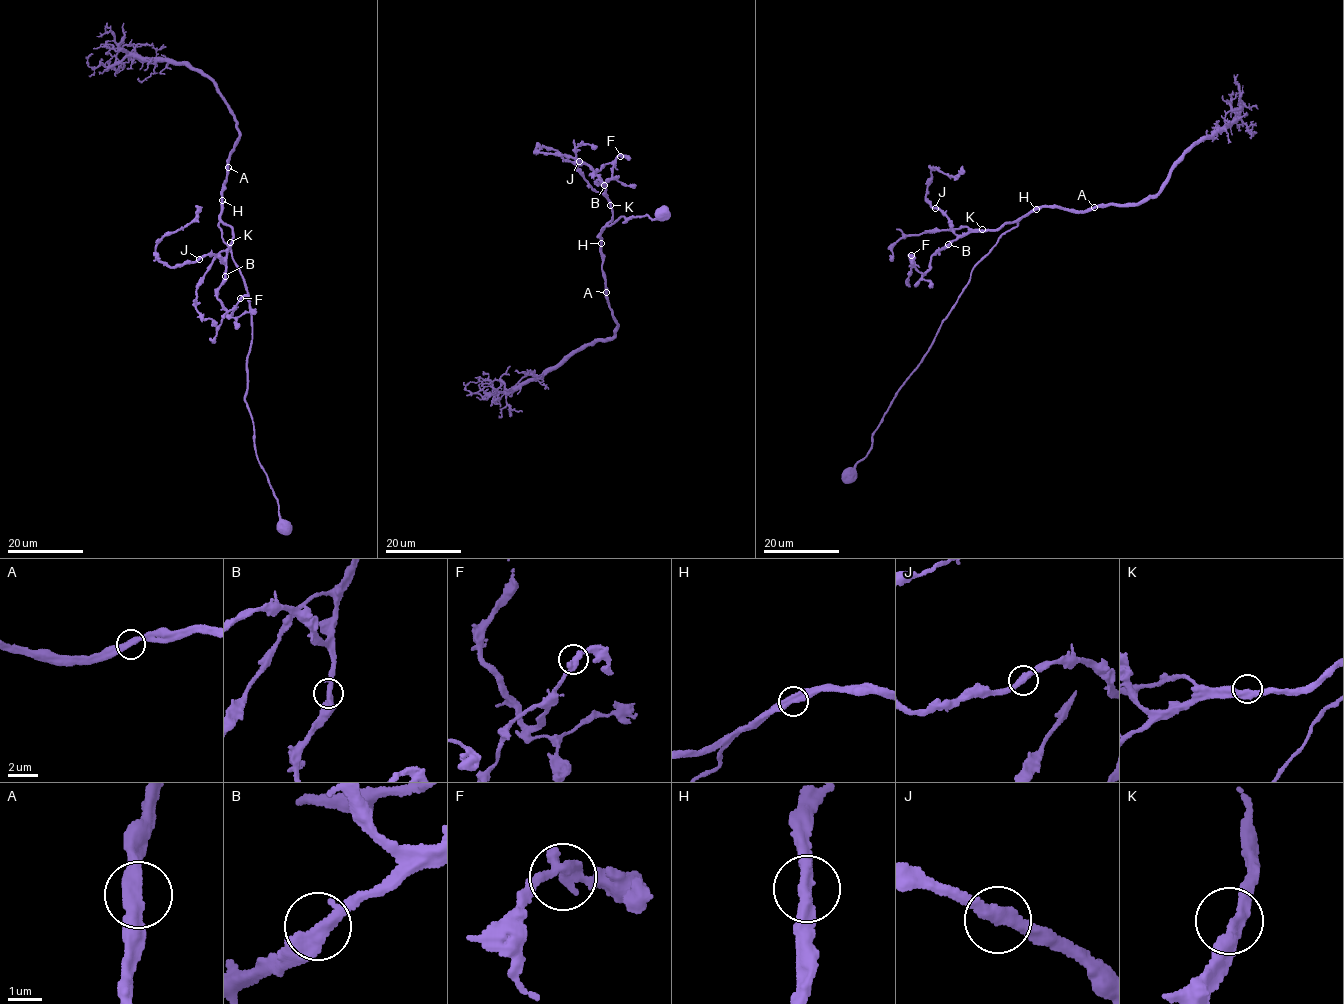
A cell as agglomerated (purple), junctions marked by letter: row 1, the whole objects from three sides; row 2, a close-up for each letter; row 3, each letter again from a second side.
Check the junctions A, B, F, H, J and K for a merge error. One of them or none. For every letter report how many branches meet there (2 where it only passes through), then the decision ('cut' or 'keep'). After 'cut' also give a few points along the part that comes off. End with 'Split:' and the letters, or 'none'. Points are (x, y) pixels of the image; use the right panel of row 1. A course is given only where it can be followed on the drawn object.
A: branches 2; keep
B: branches 2; keep
F: branches 2; keep
H: branches 2; keep
J: branches 2; keep
K: branches 2; keep
Split: none

